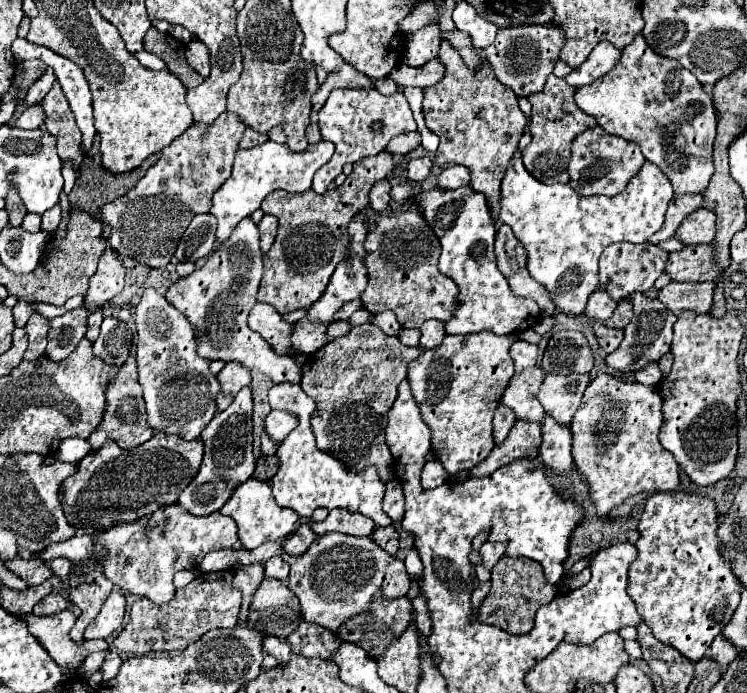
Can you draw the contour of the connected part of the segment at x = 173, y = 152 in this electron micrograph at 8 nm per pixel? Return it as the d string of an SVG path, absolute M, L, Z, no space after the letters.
M222 113L212 125L196 123L164 147L160 159L135 187L101 208L101 220L112 227L108 247L148 267L168 265L190 219L198 213L210 213L212 195L230 177L234 153L244 129L246 125L236 115Z

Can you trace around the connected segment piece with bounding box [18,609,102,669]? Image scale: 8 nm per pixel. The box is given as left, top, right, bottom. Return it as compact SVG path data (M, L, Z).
M64 609L50 617L36 617L32 613L18 617L26 619L30 633L40 641L40 645L48 651L48 655L62 667L76 669L82 665L88 653L102 649L102 641L84 641L82 645L78 645L68 637L68 631L76 623L76 615L70 609Z

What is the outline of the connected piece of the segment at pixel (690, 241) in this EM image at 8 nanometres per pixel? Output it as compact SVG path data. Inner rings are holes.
M698 209L680 223L674 237L682 239L686 245L698 245L698 243L712 243L714 233L716 233L716 215L712 215L712 211L708 209Z

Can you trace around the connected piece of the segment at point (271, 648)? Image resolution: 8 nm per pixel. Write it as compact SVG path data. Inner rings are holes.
M264 637L264 653L272 655L280 663L286 663L292 657L292 651L284 643L284 639L276 639L276 637Z

